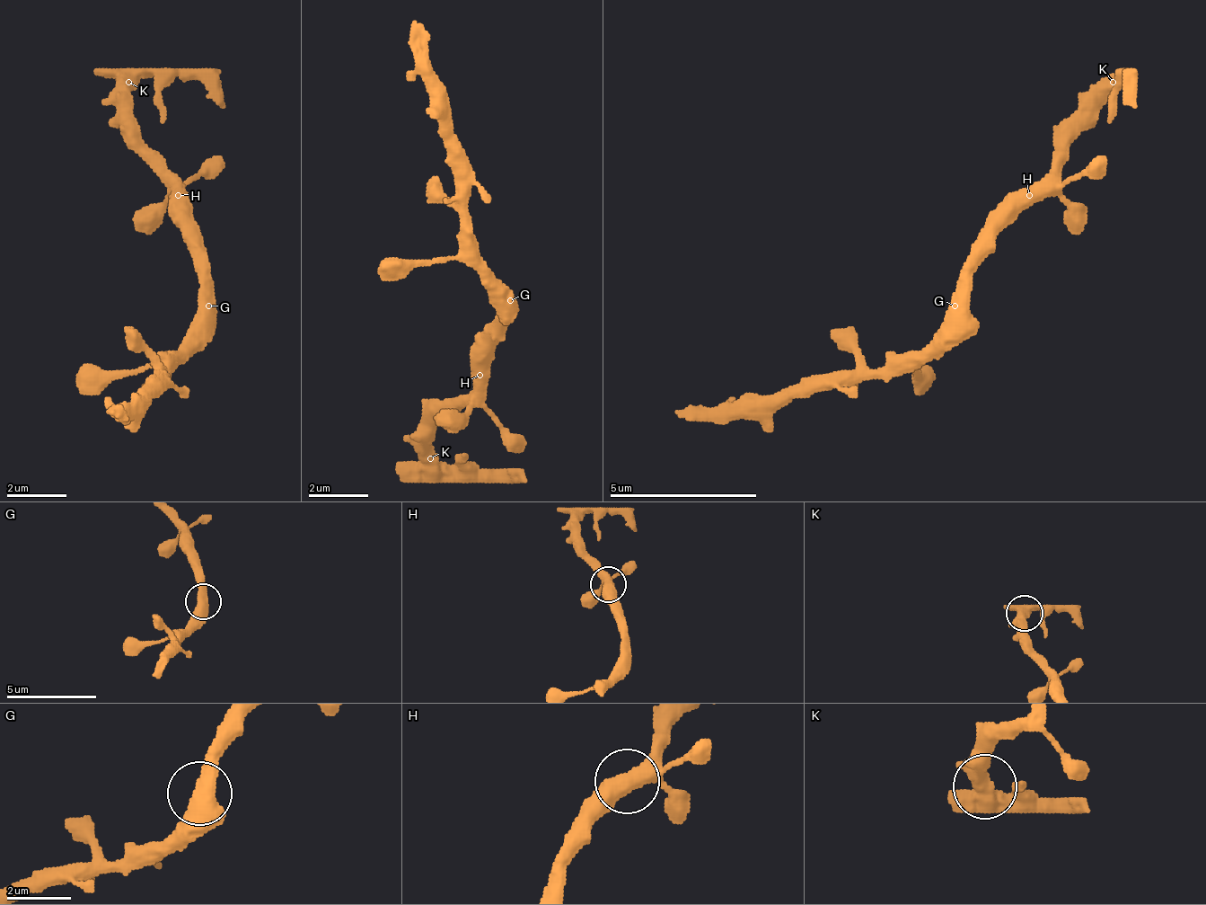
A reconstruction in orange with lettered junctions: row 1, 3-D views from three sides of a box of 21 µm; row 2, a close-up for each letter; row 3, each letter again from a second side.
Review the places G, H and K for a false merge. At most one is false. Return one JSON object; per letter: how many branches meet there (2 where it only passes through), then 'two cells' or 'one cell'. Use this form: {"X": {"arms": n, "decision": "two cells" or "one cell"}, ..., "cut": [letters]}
{"G": {"arms": 2, "decision": "one cell"}, "H": {"arms": 4, "decision": "one cell"}, "K": {"arms": 4, "decision": "two cells"}, "cut": ["K"]}

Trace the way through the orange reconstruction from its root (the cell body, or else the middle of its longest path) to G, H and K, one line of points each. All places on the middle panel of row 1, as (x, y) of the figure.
G: (502, 315), (502, 308), (510, 300)
H: (502, 315), (502, 338), (495, 345), (495, 359), (479, 375)
K: (502, 315), (502, 338), (495, 345), (495, 359), (488, 368), (488, 375), (435, 427), (435, 448), (428, 456)

